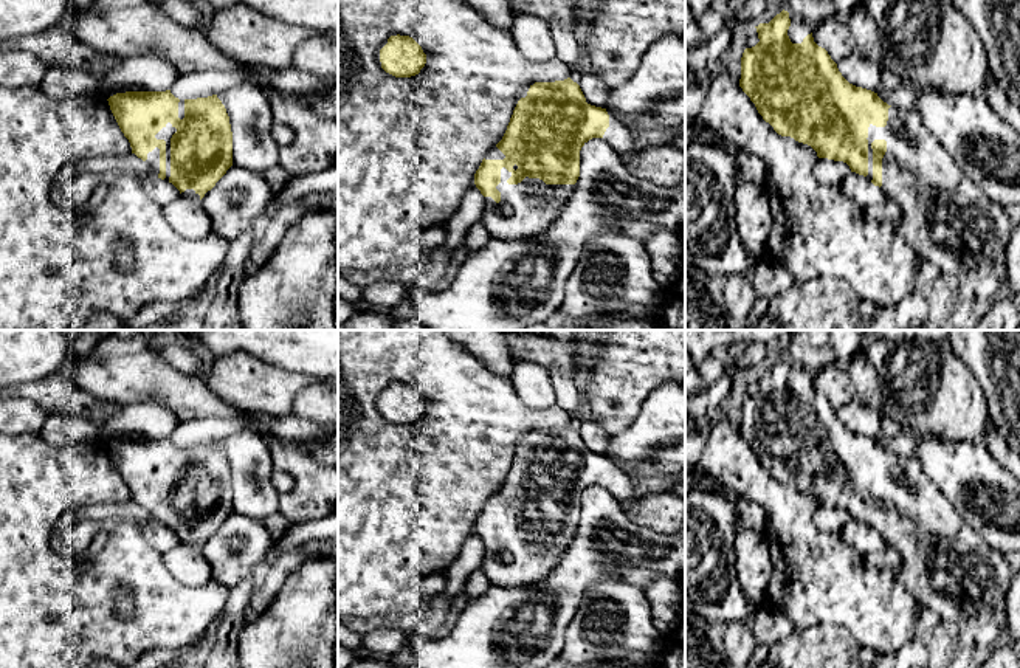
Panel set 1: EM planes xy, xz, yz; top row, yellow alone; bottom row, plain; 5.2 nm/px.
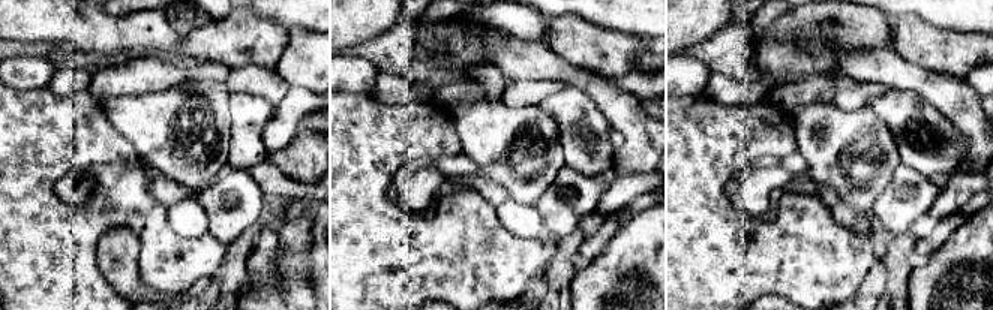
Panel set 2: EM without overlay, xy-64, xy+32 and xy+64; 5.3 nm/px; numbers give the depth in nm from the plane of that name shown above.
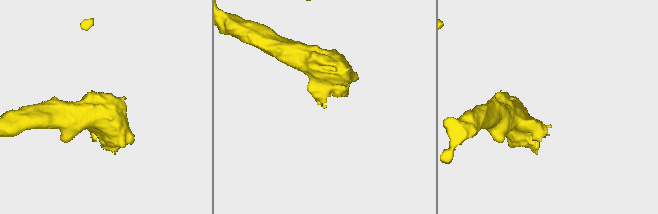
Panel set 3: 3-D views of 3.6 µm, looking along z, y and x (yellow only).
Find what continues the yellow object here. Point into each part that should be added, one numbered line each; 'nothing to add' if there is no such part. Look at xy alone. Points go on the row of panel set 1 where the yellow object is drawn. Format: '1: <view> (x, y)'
1: xy (166, 132)

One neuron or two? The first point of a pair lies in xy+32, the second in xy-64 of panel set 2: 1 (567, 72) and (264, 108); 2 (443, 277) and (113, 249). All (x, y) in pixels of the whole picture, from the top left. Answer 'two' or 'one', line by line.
1: two
2: two

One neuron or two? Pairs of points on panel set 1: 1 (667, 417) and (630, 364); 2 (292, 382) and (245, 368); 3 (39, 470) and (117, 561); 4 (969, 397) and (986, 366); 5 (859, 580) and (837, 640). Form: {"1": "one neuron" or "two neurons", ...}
{"1": "two neurons", "2": "one neuron", "3": "one neuron", "4": "two neurons", "5": "two neurons"}

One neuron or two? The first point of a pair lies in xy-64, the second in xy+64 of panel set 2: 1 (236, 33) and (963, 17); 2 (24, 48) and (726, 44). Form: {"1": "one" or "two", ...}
{"1": "two", "2": "one"}

